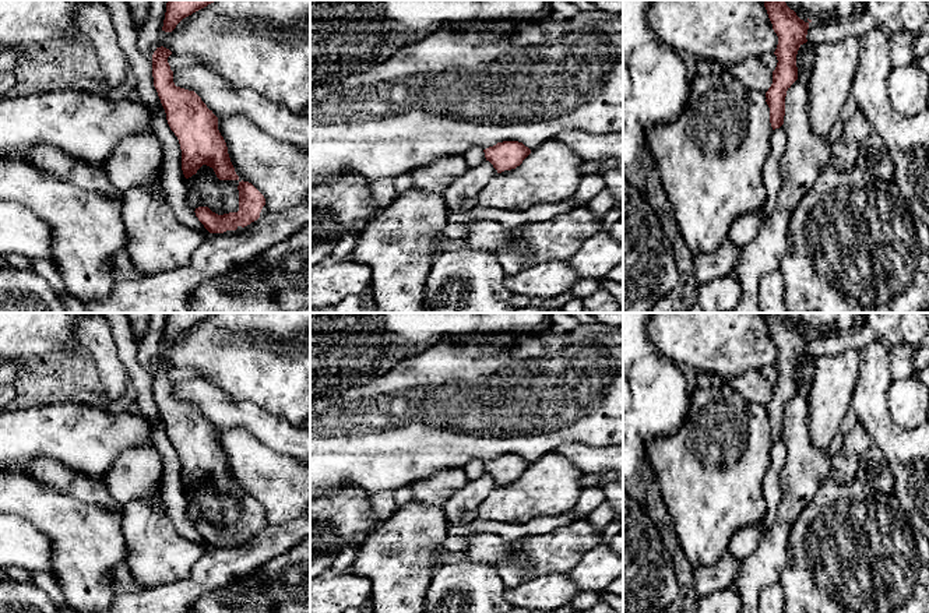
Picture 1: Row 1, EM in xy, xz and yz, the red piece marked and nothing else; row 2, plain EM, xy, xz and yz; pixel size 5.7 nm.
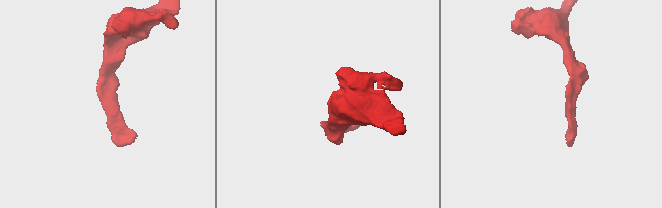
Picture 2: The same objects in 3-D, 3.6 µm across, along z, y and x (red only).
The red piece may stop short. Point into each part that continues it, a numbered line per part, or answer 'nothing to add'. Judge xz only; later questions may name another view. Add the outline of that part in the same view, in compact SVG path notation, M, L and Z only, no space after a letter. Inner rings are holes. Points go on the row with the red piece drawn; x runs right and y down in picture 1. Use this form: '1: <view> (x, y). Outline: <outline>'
nothing to add

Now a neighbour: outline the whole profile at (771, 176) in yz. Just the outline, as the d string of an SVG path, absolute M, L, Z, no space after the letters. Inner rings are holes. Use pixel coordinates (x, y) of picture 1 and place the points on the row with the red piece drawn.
M784 127L773 130L771 133L771 152L764 165L763 180L767 190L766 205L763 207L764 221L773 214L778 202L778 194L782 186L780 173L780 159L787 144L787 133Z

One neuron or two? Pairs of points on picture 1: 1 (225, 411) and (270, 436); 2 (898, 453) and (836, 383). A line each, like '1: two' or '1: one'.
1: one
2: two

